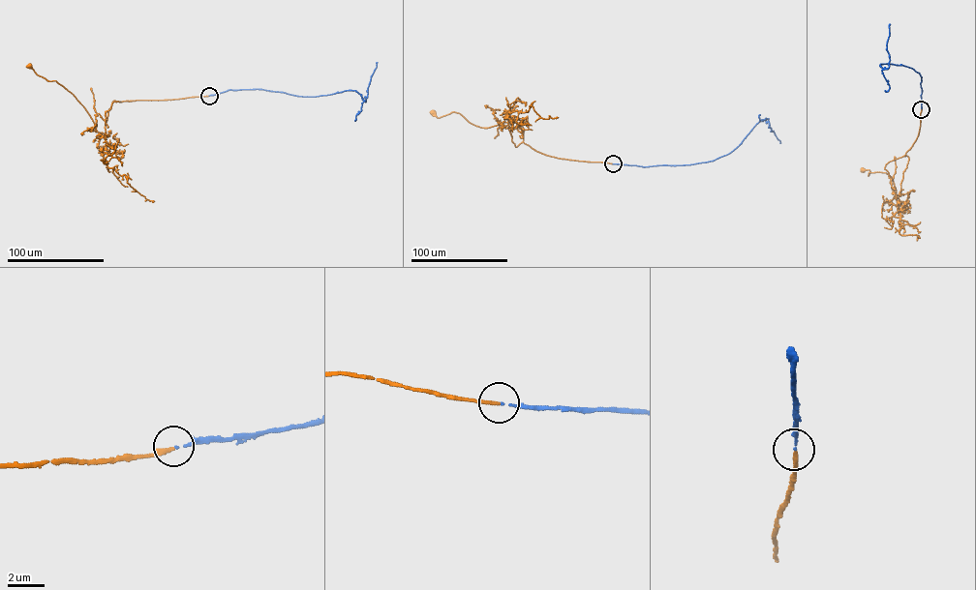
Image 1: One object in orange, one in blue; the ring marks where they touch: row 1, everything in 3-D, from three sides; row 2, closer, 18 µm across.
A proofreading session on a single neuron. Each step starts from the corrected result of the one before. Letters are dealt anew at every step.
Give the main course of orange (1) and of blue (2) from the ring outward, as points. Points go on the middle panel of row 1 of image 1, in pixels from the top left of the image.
1: (613, 163), (551, 157), (523, 142), (516, 147), (509, 126), (483, 128), (460, 113), (439, 118), (433, 111)
2: (613, 163), (649, 166), (713, 161), (733, 151), (763, 119), (769, 122), (780, 143)

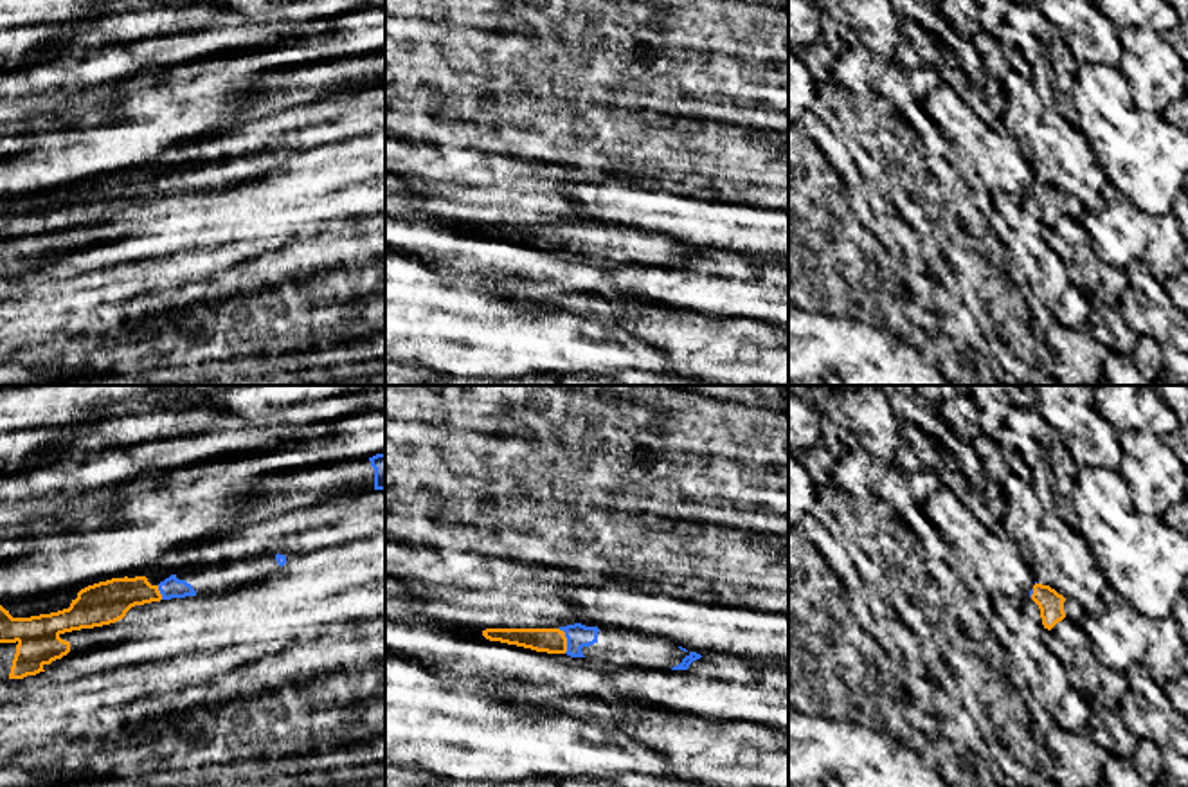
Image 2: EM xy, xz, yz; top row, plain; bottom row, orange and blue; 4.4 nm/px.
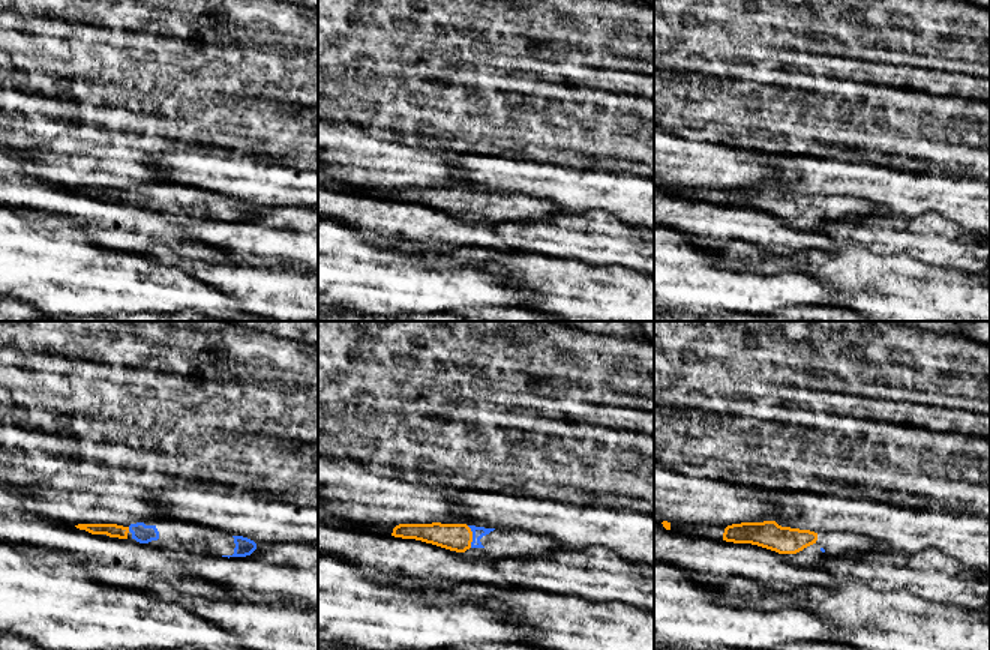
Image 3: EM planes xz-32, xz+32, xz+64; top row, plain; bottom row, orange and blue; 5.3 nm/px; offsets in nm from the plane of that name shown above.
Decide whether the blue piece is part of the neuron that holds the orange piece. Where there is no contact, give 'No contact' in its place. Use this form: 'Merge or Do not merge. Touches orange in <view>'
Merge. Touches orange in xz

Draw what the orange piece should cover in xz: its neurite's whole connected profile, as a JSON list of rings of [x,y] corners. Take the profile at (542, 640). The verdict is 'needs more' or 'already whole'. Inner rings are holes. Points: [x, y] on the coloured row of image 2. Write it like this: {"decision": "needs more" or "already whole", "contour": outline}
{"decision": "needs more", "contour": [[[581,623],[560,629],[486,629],[482,636],[490,641],[500,641],[547,654],[567,654],[585,657],[581,648],[598,643],[598,627]]]}

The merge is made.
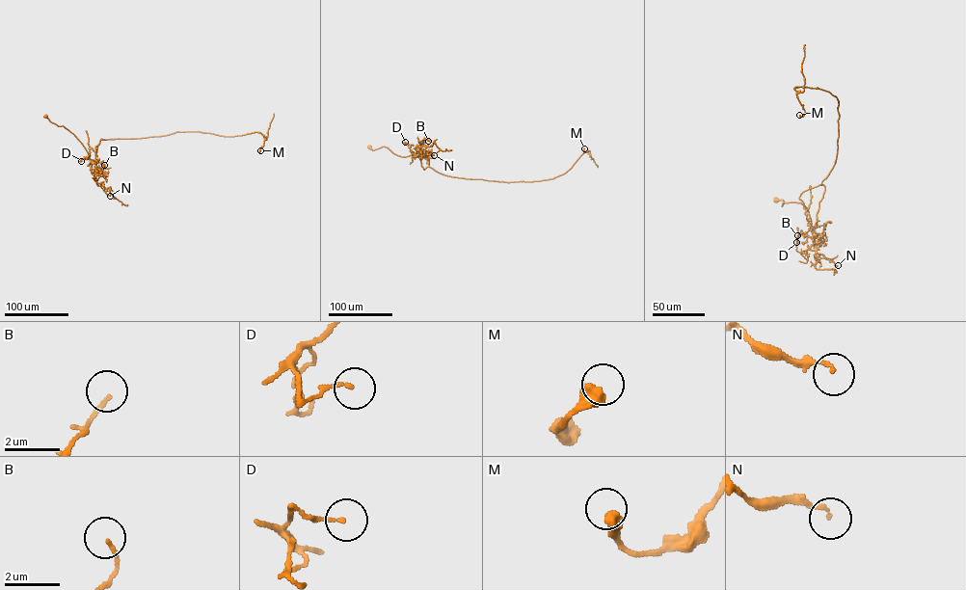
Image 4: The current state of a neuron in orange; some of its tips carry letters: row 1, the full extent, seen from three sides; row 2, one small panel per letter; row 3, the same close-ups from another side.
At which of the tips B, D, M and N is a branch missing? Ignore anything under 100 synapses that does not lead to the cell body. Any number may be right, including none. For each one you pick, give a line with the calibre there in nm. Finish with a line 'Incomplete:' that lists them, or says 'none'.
Incomplete: none

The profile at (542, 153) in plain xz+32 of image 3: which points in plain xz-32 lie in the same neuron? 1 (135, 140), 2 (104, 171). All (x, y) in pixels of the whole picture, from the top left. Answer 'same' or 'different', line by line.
1: same
2: different

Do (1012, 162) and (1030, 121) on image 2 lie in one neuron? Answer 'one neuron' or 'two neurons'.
two neurons

